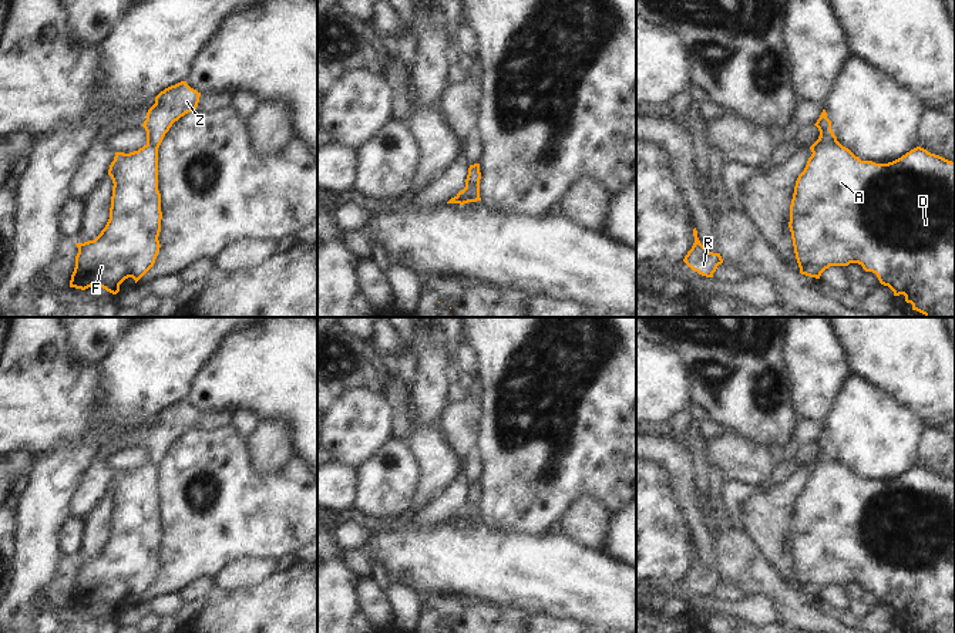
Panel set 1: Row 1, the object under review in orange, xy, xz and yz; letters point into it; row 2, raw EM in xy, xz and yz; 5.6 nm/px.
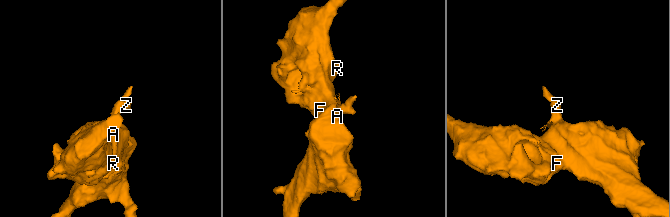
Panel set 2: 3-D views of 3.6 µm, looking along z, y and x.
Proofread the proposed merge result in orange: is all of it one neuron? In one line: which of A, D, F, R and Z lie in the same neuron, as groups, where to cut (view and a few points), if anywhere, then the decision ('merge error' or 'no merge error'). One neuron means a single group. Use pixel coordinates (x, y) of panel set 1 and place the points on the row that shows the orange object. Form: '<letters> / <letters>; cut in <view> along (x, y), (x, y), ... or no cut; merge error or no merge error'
A D F R / Z; cut in yz along (836, 140), (824, 142), (811, 155); merge error

